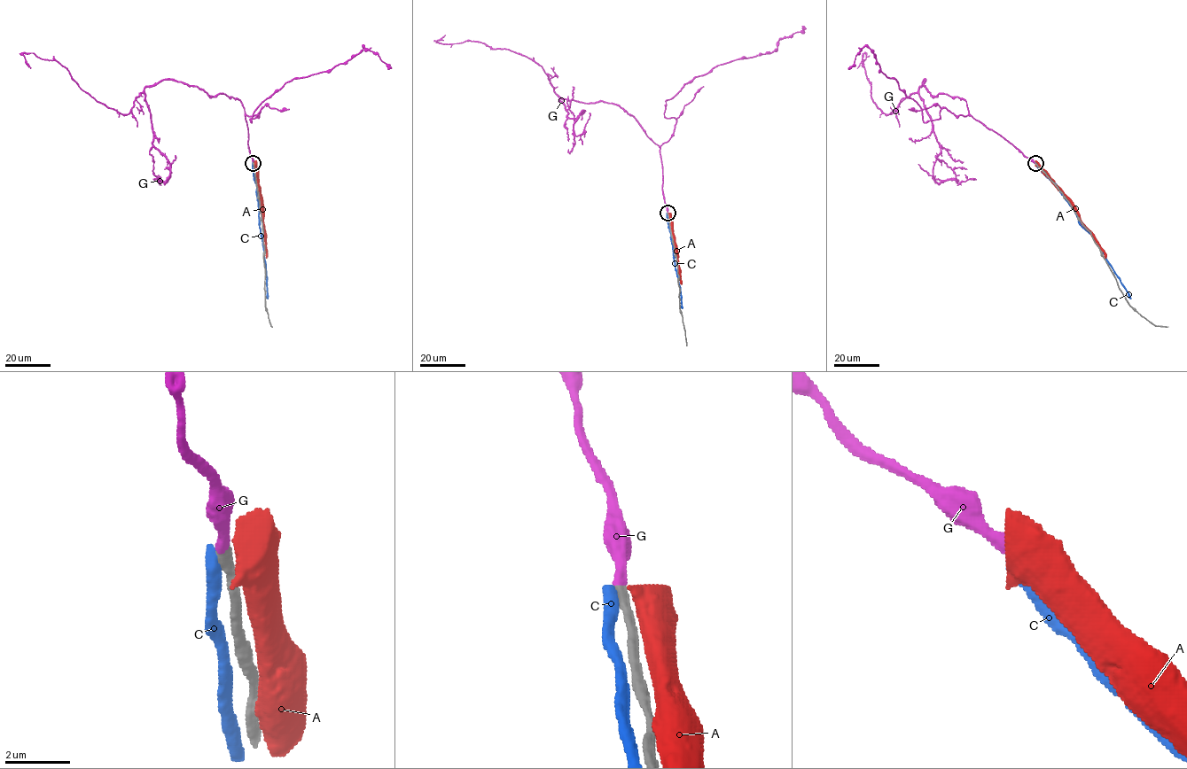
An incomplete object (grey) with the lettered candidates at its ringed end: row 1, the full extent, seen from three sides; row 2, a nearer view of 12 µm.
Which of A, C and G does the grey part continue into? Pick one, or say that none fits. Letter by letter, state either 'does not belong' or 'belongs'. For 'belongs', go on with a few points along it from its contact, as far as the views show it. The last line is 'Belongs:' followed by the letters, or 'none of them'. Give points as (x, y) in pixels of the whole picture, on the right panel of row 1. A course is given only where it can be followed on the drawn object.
A: does not belong
C: does not belong
G: belongs | via (1034, 163), (976, 120), (964, 100), (933, 96), (925, 80), (886, 114), (870, 96), (866, 53), (857, 68)
Belongs: G

